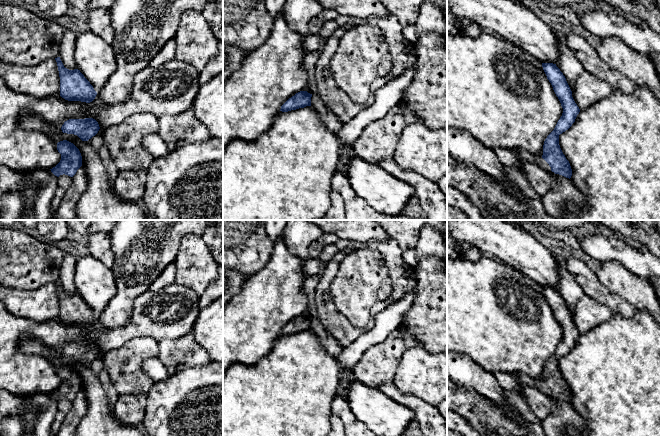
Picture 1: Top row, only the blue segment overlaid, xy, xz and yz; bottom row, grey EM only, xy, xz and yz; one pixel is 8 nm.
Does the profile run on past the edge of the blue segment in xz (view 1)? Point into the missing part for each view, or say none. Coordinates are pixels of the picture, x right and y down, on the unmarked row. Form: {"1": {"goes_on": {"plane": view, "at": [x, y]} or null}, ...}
{"1": {"goes_on": {"plane": "xz", "at": [310, 283]}}}

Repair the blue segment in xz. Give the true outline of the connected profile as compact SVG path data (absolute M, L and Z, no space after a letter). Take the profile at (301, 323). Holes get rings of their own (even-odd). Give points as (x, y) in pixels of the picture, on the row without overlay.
M323 269L319 270L316 275L308 276L303 283L303 291L308 299L308 307L305 315L300 315L289 322L282 330L280 335L288 336L306 330L311 330L311 321L313 318L318 318L318 312L315 304L315 290L319 278L323 274Z

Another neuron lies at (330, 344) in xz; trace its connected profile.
M319 318L312 319L311 329L319 337L323 348L330 355L336 357L343 352L344 347L325 329Z

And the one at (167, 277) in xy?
M174 263L169 264L162 273L158 276L158 278L153 282L150 286L150 290L153 292L158 292L161 289L175 283L176 276L176 267Z

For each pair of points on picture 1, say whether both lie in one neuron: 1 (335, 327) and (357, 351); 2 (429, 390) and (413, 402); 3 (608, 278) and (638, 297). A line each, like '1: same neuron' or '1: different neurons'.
1: different neurons
2: different neurons
3: same neuron

